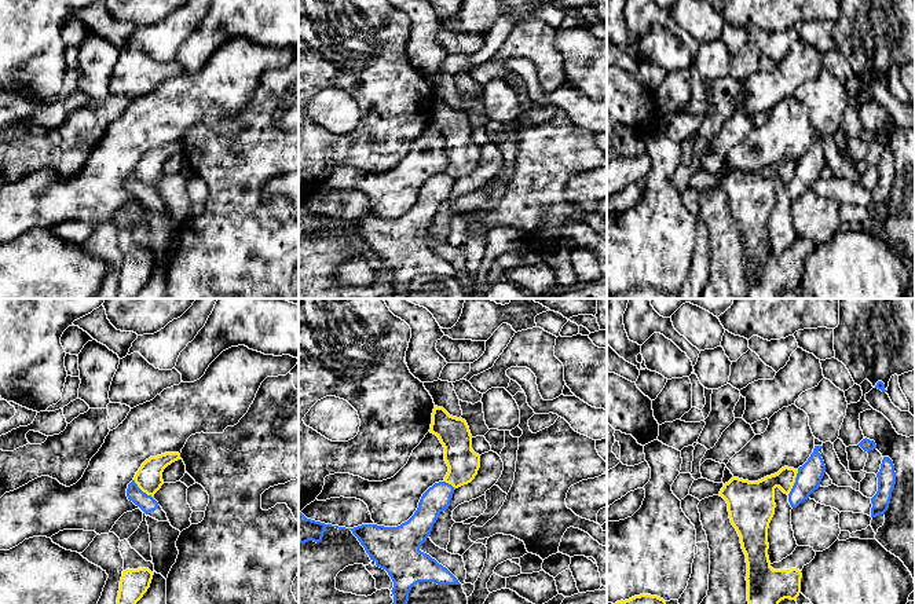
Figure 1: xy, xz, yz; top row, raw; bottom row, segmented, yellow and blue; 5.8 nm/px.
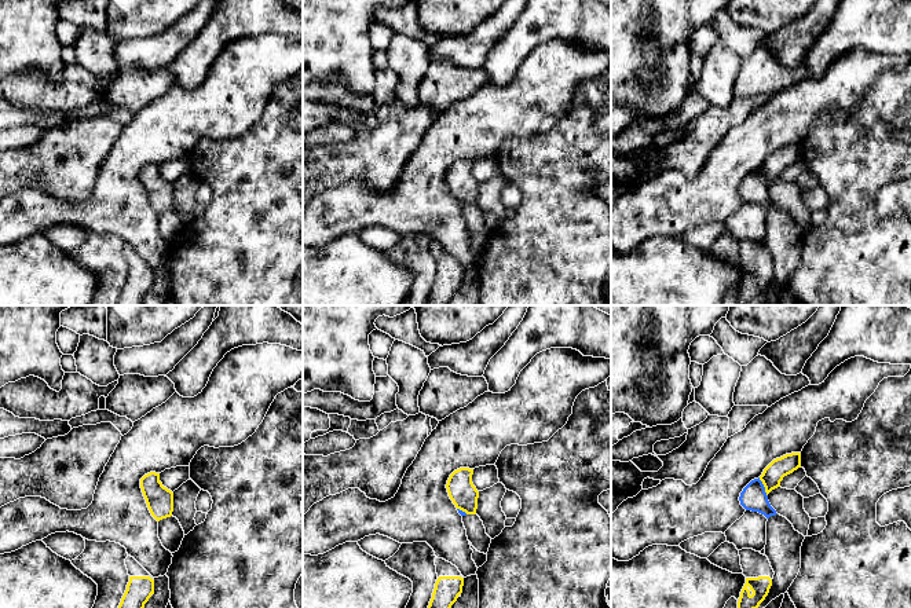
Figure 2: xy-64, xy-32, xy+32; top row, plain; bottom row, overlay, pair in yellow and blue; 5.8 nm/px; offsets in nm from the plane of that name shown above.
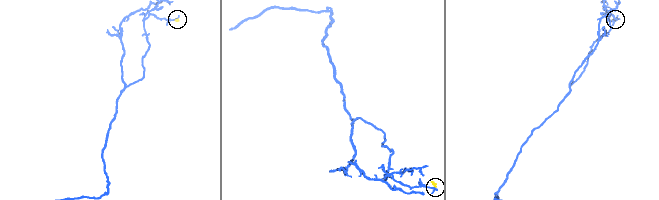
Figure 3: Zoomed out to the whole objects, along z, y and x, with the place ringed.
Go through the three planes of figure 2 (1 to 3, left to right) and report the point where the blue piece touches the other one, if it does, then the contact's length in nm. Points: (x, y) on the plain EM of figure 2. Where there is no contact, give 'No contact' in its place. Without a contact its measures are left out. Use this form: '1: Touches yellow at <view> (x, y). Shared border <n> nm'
1: No contact
2: Touches yellow at xy-32 (463, 202). Shared border 70 nm
3: Touches yellow at xy+32 (764, 178). Shared border 120 nm

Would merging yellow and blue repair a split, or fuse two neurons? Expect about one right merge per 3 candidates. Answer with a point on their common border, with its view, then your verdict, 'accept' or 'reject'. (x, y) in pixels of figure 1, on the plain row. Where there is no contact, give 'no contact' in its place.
yz (794, 174) | reject

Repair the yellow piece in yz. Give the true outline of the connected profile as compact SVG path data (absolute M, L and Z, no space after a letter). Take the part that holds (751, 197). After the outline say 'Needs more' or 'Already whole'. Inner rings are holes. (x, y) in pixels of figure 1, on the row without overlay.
M784 158L777 165L758 173L732 169L718 186L728 195L731 215L740 228L742 241L746 246L747 293L750 299L779 299L779 294L784 290L797 292L801 285L801 263L816 248L810 238L797 238L790 248L773 256L768 248L768 220L776 199L775 180L779 179L788 187L795 175L797 165L798 161Z. Needs more

